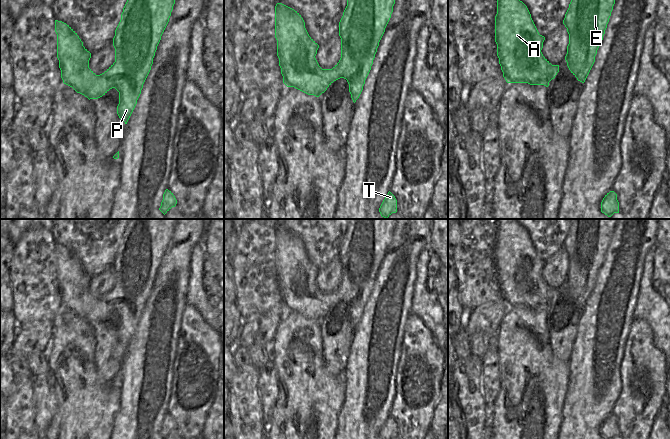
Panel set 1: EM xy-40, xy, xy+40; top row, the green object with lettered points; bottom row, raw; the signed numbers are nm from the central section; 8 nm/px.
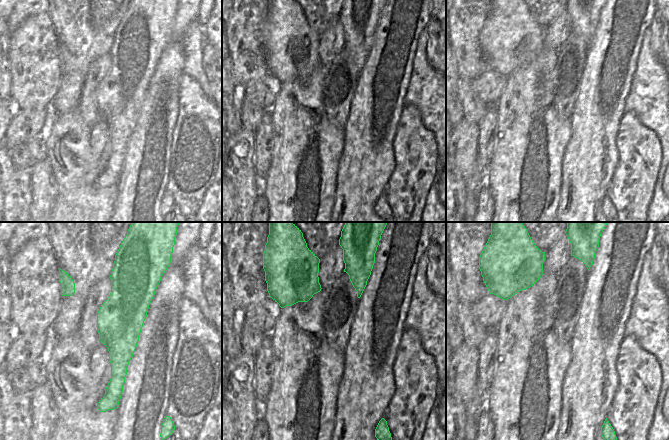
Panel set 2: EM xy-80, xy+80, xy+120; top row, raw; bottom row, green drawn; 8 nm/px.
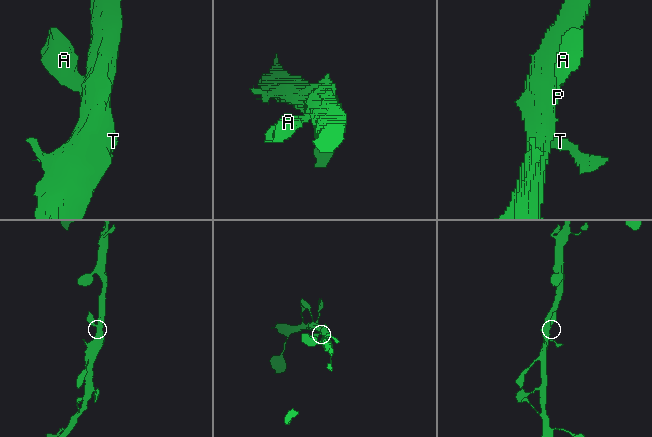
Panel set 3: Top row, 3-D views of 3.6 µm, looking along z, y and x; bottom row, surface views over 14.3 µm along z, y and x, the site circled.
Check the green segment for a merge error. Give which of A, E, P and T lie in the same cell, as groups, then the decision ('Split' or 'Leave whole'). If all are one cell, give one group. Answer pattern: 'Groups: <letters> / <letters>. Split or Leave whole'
Groups: A E P T. Leave whole

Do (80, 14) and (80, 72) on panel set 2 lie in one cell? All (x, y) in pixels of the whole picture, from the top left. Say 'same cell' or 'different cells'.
same cell

